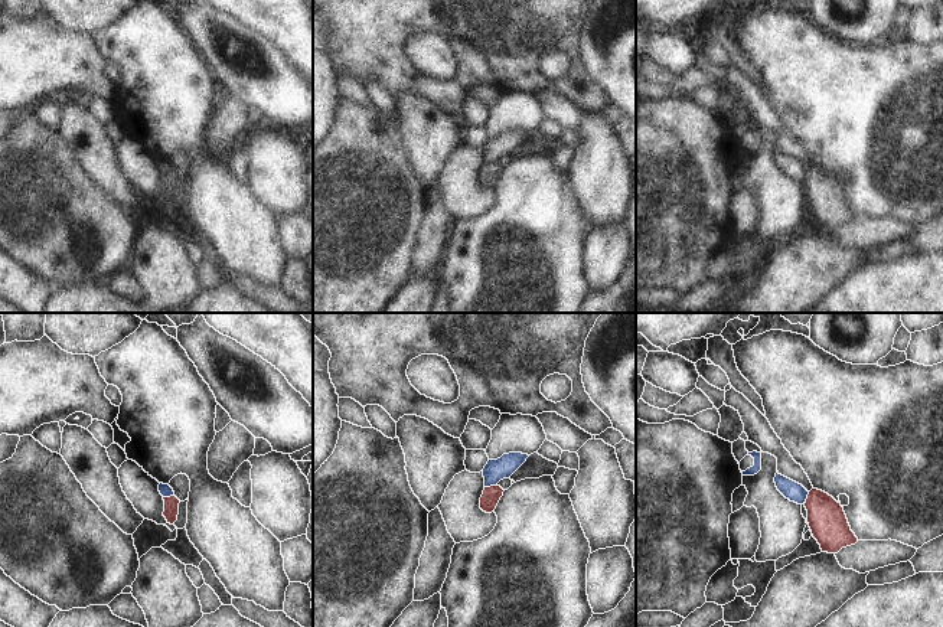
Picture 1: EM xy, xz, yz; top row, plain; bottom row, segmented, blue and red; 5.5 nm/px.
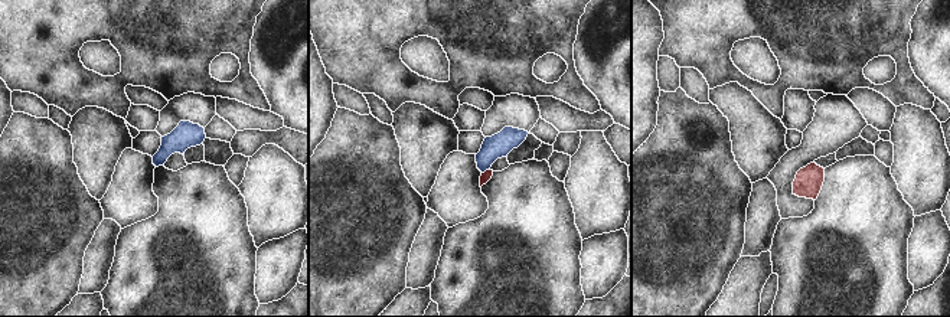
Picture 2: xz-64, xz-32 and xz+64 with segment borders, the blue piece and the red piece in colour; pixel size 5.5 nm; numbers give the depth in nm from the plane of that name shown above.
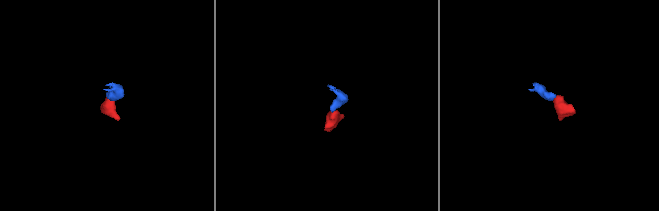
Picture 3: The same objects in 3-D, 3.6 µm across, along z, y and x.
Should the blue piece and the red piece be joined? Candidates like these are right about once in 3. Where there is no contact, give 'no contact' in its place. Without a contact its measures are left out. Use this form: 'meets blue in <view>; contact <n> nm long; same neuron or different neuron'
meets blue in xz; contact 80 nm long; different neuron

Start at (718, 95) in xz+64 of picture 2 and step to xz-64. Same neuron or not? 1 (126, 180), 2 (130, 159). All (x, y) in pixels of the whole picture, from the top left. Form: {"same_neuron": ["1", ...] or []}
{"same_neuron": []}

